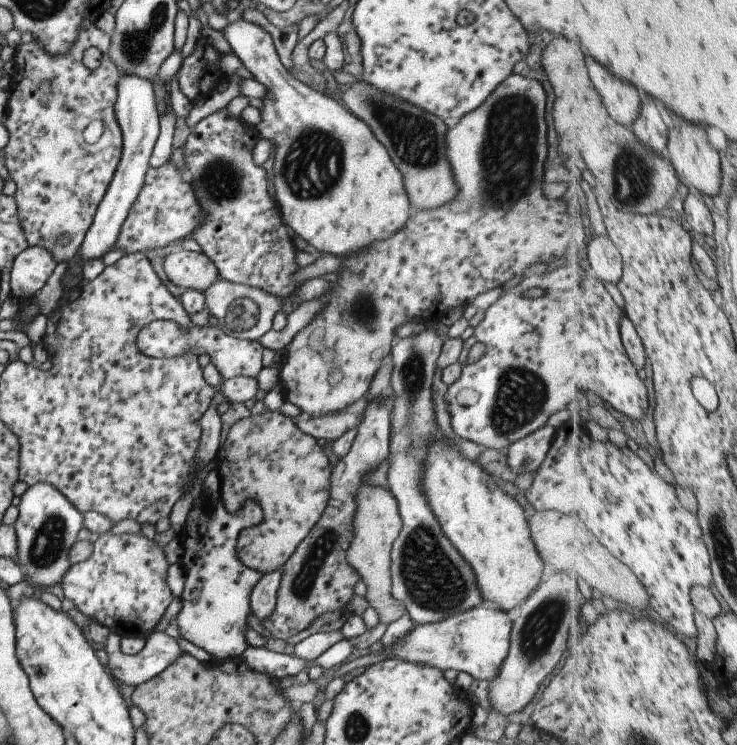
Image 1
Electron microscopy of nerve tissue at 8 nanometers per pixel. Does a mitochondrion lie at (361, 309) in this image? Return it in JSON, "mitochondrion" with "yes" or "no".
{"mitochondrion":"yes"}

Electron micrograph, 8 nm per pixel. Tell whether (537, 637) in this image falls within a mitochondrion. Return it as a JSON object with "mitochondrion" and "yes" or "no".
{"mitochondrion":"yes"}

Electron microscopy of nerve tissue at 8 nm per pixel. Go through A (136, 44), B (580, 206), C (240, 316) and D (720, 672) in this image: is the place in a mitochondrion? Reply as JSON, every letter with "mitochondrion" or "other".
{"A":"mitochondrion","B":"other","C":"mitochondrion","D":"other"}

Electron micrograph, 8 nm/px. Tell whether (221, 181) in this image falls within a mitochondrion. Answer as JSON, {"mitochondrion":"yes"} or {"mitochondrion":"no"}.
{"mitochondrion":"yes"}

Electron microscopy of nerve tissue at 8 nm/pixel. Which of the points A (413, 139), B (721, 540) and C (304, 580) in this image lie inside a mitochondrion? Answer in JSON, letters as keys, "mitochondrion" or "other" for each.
{"A":"mitochondrion","B":"mitochondrion","C":"mitochondrion"}

